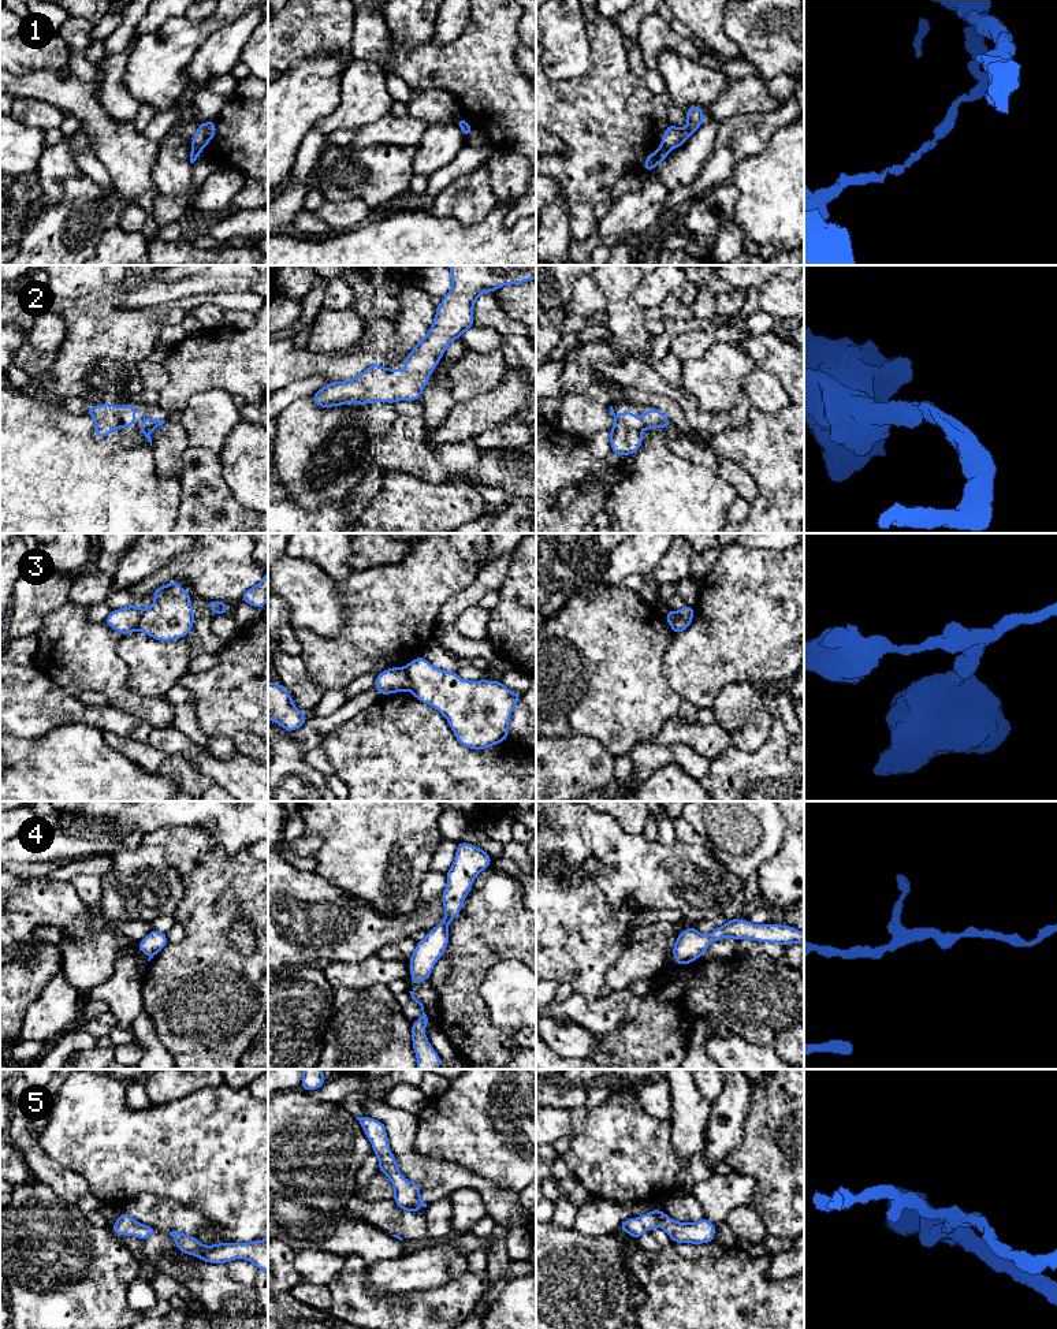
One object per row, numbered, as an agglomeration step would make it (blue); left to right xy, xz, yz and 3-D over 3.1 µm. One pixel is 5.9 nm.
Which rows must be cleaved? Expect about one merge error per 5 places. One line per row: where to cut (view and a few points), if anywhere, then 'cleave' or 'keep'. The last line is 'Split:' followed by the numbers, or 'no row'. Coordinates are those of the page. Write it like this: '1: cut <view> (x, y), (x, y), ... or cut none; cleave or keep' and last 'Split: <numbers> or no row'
1: cut xy (193, 146), (200, 151); cleave
2: cut none; keep
3: cut xz (404, 667), (410, 689); cleave
4: cut none; keep
5: cut none; keep
Split: 1, 3

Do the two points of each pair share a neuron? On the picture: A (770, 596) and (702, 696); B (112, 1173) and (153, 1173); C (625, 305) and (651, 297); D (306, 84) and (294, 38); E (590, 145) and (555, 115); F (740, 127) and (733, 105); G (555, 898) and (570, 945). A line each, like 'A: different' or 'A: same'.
A: same
B: same
C: different
D: different
E: same
F: different
G: same

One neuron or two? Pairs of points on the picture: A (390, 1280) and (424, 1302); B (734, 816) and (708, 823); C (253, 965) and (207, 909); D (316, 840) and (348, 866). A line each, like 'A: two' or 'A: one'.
A: two
B: one
C: one
D: two

